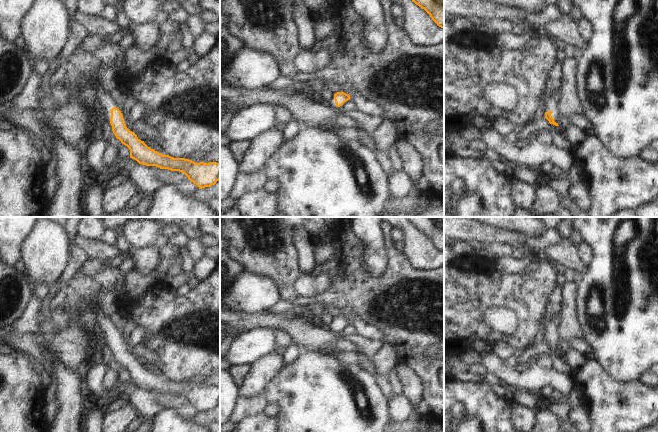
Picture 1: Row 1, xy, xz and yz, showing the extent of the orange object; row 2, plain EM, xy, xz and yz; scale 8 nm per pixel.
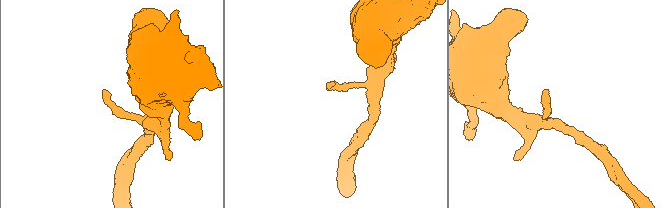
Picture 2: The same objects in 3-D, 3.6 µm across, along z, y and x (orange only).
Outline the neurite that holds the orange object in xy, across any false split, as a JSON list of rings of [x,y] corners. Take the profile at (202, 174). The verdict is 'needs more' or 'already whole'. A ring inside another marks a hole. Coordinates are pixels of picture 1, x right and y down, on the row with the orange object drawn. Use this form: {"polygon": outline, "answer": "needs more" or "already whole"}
{"polygon": [[[100,84],[95,85],[94,88],[94,97],[98,106],[105,115],[106,121],[111,124],[116,138],[129,148],[130,158],[142,165],[182,172],[199,189],[215,185],[220,180],[220,163],[195,163],[185,158],[162,155],[148,147],[144,141],[141,141],[134,132],[126,127],[123,115],[115,107],[115,101],[110,98],[109,93],[106,93]]], "answer": "needs more"}

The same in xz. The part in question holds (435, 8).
{"polygon": [[[412,0],[416,5],[424,9],[432,20],[441,28],[444,28],[444,0]]], "answer": "already whole"}

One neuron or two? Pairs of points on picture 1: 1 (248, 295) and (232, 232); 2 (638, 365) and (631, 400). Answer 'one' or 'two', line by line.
1: two
2: two

